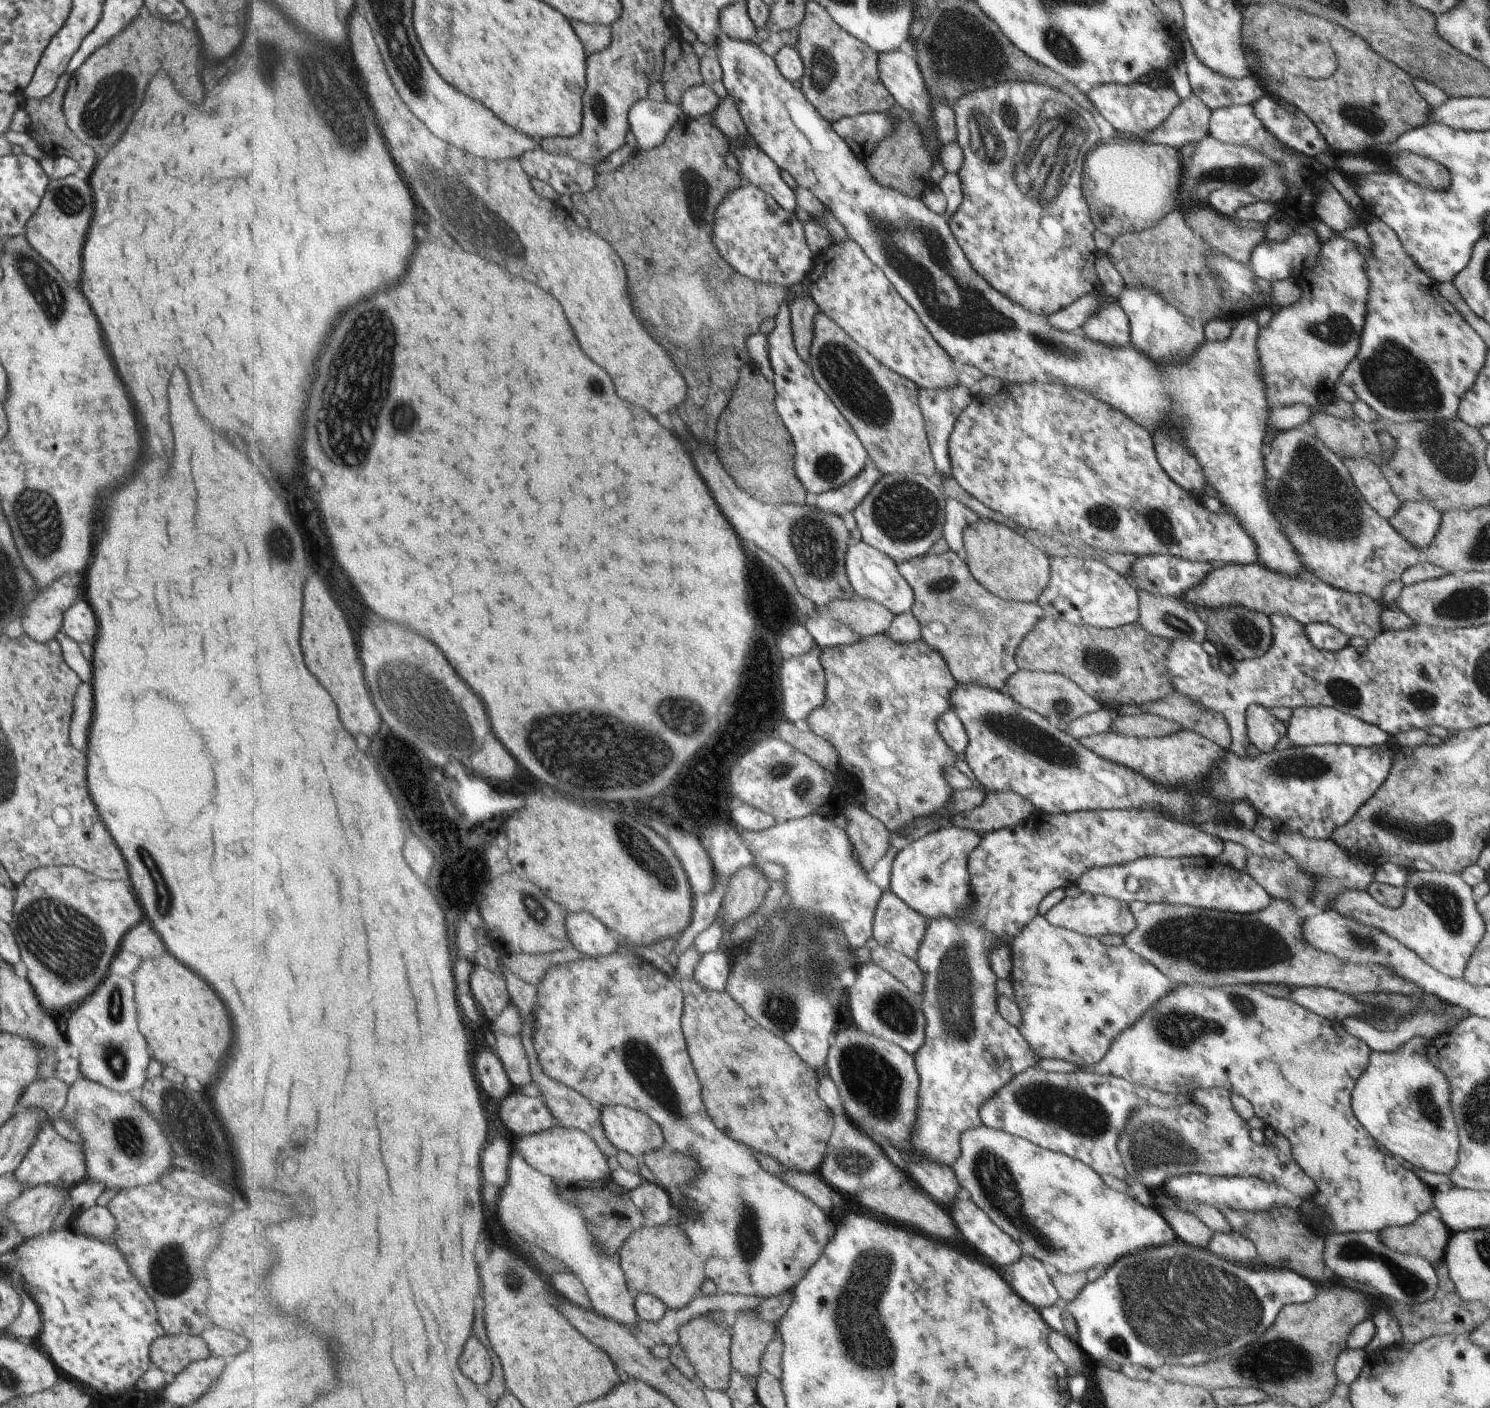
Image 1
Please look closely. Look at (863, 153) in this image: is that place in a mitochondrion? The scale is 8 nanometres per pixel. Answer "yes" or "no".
no

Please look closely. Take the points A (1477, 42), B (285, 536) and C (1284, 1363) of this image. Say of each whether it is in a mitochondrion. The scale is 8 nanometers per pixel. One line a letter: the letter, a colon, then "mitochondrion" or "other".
A: mitochondrion
B: mitochondrion
C: mitochondrion

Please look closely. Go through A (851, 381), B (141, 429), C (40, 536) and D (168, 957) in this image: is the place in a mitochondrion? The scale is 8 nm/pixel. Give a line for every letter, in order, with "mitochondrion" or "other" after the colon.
A: mitochondrion
B: other
C: mitochondrion
D: other

